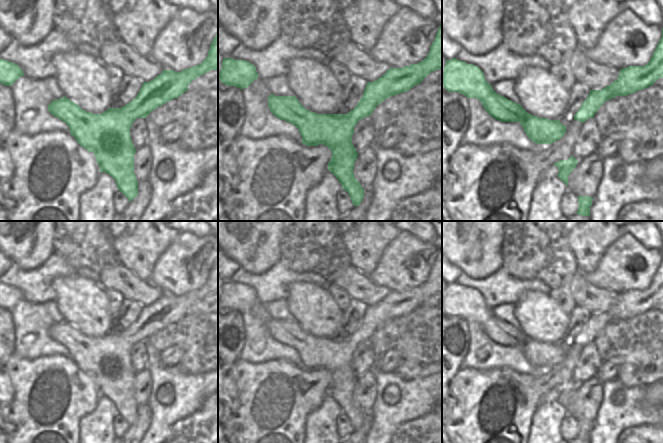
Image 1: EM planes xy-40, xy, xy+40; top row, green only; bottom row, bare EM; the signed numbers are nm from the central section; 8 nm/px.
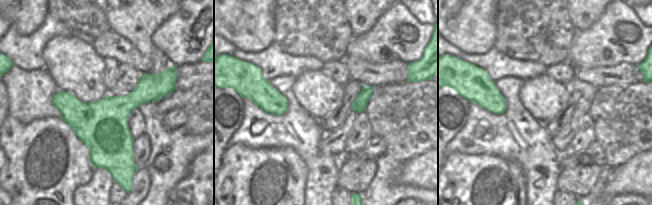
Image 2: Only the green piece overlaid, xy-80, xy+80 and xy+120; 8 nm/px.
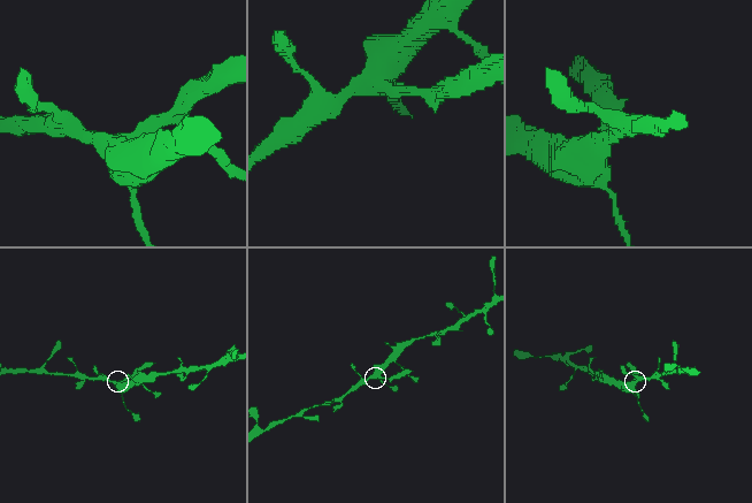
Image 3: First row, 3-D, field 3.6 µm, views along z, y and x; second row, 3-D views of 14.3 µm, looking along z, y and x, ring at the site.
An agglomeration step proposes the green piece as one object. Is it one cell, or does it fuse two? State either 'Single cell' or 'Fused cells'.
Single cell.

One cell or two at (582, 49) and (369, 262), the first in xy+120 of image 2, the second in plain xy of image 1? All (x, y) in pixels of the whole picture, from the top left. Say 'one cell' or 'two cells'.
two cells

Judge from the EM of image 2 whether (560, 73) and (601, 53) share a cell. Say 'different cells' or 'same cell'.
different cells

